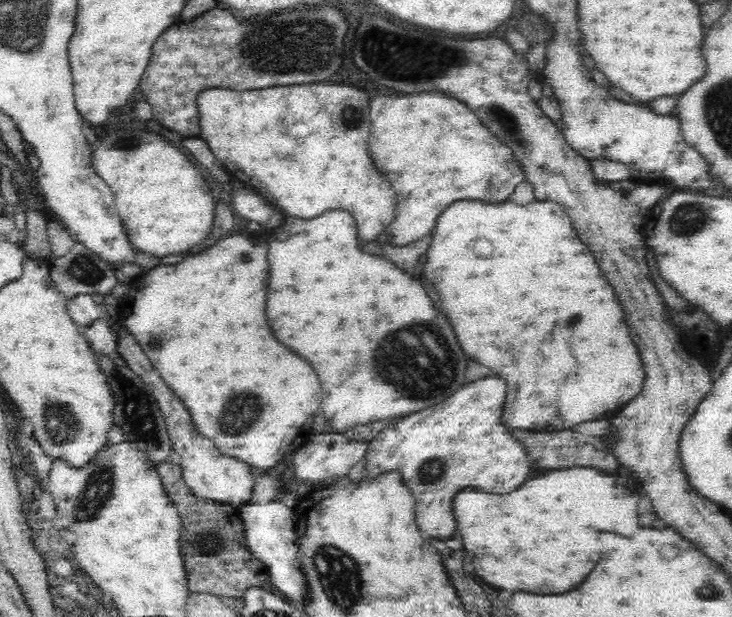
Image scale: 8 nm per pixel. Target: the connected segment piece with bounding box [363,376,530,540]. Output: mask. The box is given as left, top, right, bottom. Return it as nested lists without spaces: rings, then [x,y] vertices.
[[[486,376],[468,384],[442,402],[436,412],[430,408],[430,414],[424,418],[422,412],[416,412],[384,428],[368,443],[363,456],[368,476],[398,472],[416,498],[415,519],[430,540],[432,536],[444,540],[456,534],[452,500],[462,488],[506,494],[520,488],[530,474],[524,446],[502,426],[500,416],[506,400],[504,380],[500,376]]]

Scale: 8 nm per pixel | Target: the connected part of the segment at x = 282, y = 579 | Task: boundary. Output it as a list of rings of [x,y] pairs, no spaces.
[[[272,501],[268,504],[242,504],[237,508],[245,534],[245,543],[254,558],[261,560],[270,573],[270,580],[284,594],[285,598],[298,600],[306,598],[308,594],[300,562],[297,556],[297,532],[295,507],[282,502]]]

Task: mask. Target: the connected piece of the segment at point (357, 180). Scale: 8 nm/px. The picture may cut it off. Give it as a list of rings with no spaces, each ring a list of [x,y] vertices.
[[[298,84],[298,86],[278,86],[278,88],[258,88],[258,90],[250,90],[250,92],[232,92],[228,88],[206,88],[206,92],[200,92],[197,98],[197,111],[199,116],[199,136],[208,144],[208,148],[220,158],[220,160],[238,160],[238,162],[222,162],[228,172],[240,180],[250,184],[260,196],[264,196],[270,204],[282,208],[286,214],[296,216],[296,218],[316,218],[320,214],[324,214],[326,210],[348,210],[356,222],[358,222],[358,240],[360,244],[366,244],[370,240],[374,240],[378,234],[382,234],[389,227],[390,222],[396,214],[396,194],[390,188],[390,182],[378,174],[378,170],[374,168],[370,156],[368,156],[368,146],[366,140],[370,138],[370,100],[368,96],[354,88],[354,86],[338,86],[338,84]]]

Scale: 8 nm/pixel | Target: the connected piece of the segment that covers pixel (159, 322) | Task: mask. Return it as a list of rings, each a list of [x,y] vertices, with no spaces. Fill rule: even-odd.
[[[234,232],[196,256],[178,264],[156,266],[144,276],[136,276],[129,283],[129,293],[123,299],[119,315],[122,325],[140,343],[154,368],[158,368],[162,380],[182,398],[196,429],[214,441],[222,455],[262,469],[276,466],[282,456],[292,454],[309,440],[312,416],[318,412],[322,400],[318,374],[306,360],[280,344],[268,326],[266,252],[266,240],[252,242]],[[238,254],[240,260],[248,254],[250,264],[238,266]],[[172,320],[180,320],[180,326],[172,324]]]

